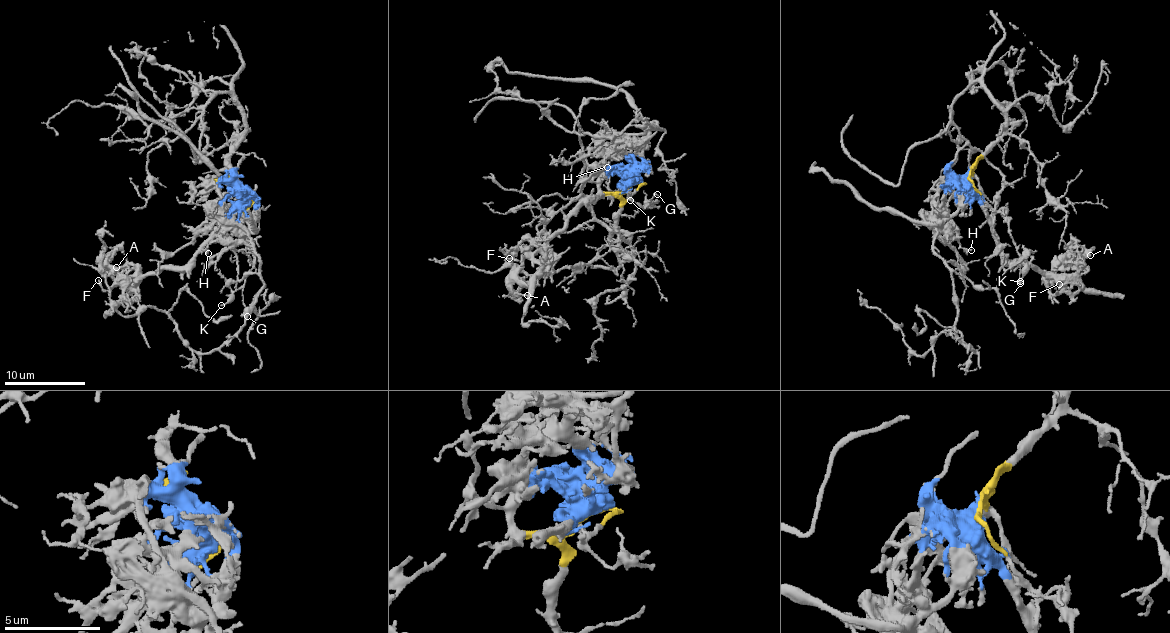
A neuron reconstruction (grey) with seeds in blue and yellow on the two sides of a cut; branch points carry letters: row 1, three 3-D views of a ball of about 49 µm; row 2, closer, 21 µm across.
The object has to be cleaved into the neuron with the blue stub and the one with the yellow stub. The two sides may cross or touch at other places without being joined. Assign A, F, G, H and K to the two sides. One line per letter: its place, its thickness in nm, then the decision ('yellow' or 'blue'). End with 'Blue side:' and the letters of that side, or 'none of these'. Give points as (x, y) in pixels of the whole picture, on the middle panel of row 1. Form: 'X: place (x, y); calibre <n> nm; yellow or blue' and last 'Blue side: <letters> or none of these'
A: place (527, 295); calibre 160 nm; blue
F: place (509, 258); calibre 180 nm; blue
G: place (657, 194); calibre 140 nm; yellow
H: place (607, 167); calibre 240 nm; blue
K: place (630, 200); calibre 120 nm; yellow
Blue side: A, F, H

